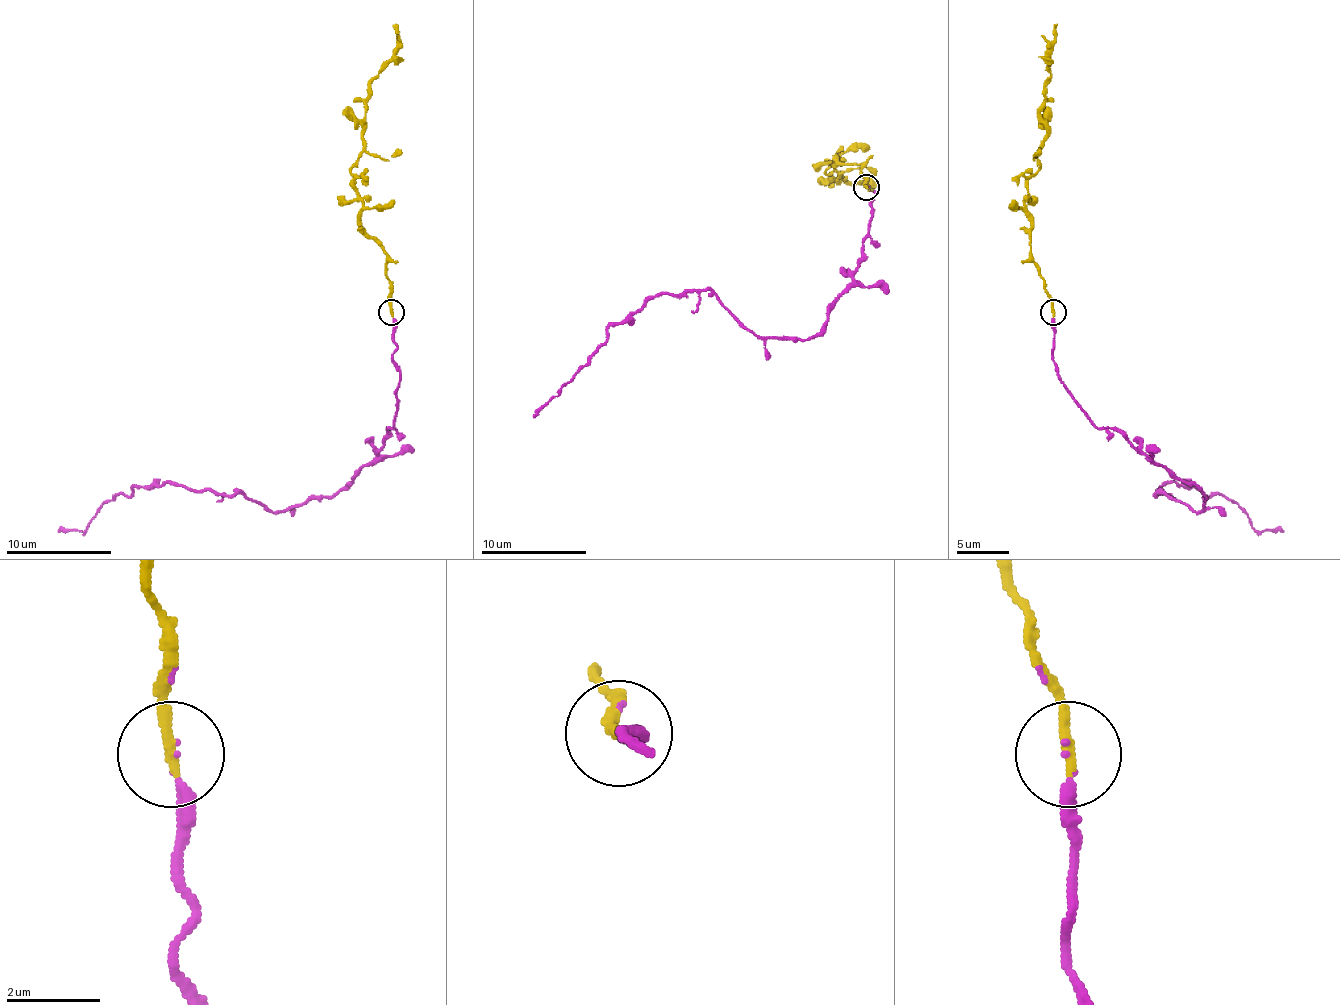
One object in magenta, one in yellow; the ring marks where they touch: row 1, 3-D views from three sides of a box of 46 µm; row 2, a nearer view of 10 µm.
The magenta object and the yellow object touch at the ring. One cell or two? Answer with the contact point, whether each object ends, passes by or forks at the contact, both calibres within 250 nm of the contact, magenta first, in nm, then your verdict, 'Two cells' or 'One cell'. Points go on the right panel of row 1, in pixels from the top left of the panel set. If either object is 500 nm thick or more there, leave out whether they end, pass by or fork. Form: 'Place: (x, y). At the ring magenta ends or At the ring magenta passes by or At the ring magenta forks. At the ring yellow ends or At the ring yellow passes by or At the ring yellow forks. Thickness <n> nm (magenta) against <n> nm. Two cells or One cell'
Place: (1053, 312). At the ring magenta ends. At the ring yellow ends. Thickness 150 nm (magenta) against 260 nm. One cell

